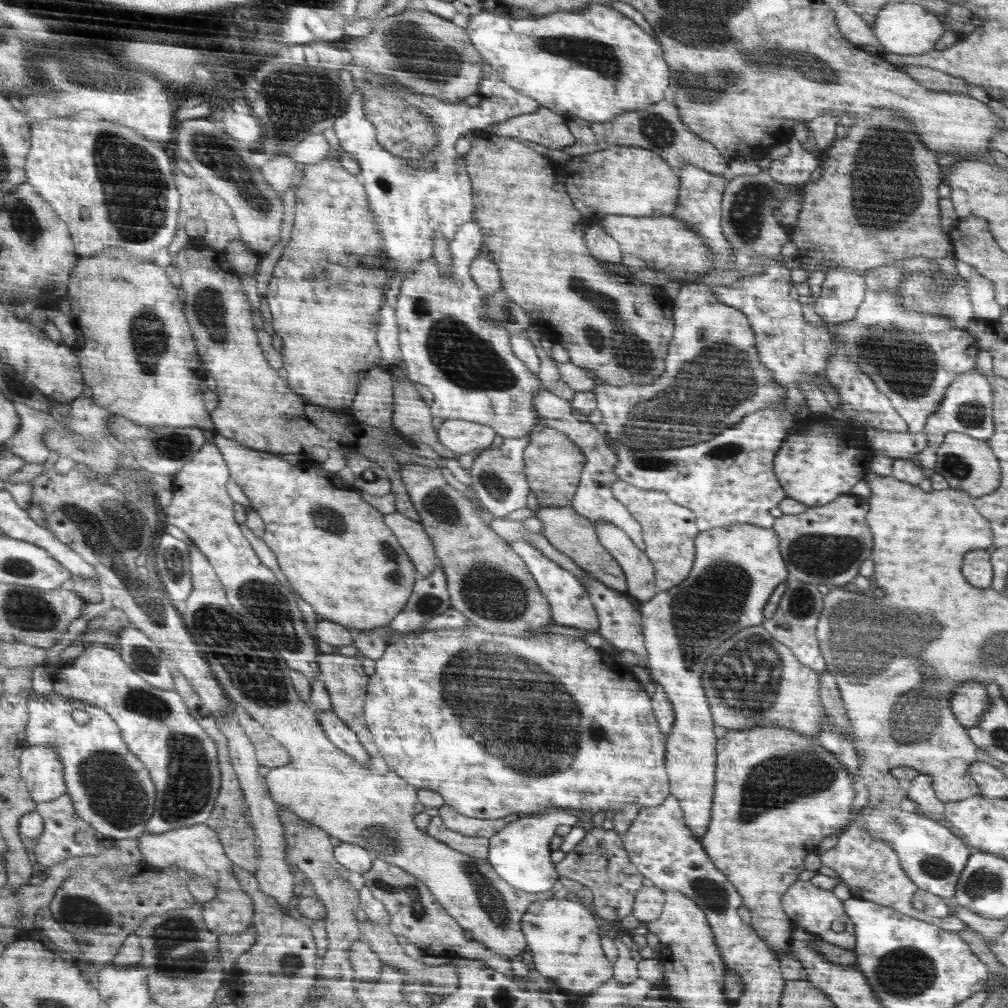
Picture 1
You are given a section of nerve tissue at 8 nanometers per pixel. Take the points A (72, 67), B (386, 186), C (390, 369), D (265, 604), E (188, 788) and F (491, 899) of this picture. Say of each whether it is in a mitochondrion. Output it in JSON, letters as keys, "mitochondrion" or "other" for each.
{"A":"mitochondrion","B":"mitochondrion","C":"other","D":"mitochondrion","E":"mitochondrion","F":"mitochondrion"}

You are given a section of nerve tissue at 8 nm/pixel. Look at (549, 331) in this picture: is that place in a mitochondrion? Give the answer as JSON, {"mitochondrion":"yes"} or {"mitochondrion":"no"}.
{"mitochondrion":"no"}

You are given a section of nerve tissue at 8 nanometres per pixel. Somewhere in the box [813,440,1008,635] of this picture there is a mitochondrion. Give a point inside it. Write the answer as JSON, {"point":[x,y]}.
{"point":[958,467]}

